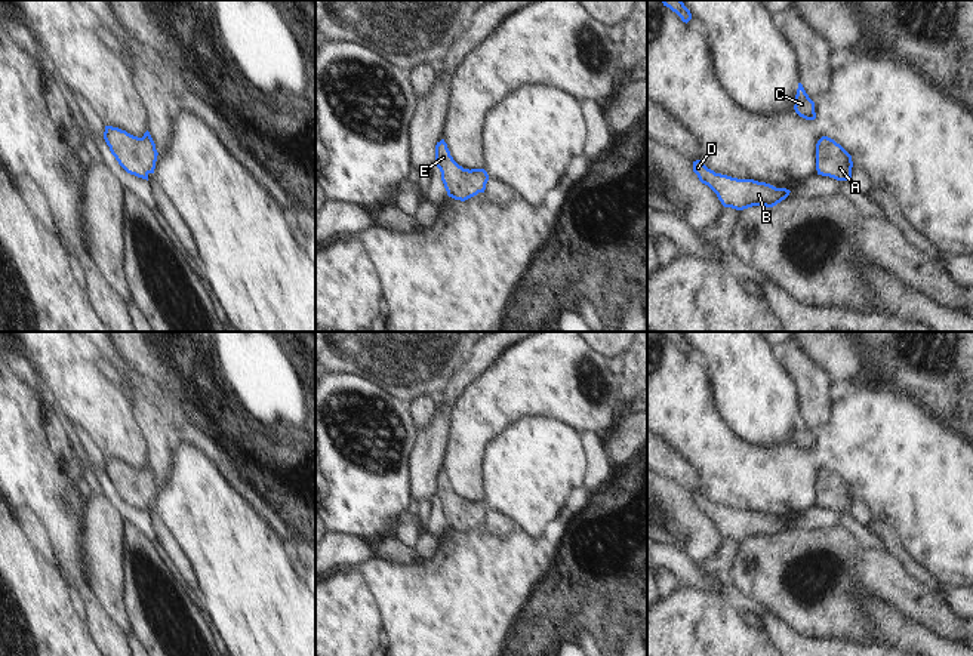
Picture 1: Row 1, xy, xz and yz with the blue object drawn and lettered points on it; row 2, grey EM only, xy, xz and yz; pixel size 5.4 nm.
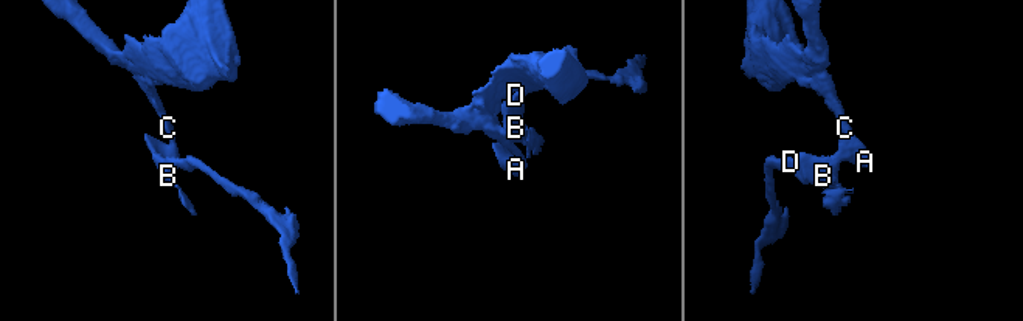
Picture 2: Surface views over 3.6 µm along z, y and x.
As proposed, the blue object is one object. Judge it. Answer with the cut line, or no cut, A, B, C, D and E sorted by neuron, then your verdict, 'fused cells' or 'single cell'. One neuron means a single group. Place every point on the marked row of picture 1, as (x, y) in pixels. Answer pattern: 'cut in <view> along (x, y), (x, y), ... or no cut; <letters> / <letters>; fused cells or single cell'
no cut; A B C D E; single cell

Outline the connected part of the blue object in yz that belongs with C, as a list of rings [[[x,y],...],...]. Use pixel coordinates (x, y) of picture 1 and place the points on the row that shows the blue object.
[[[798,83],[794,110],[800,117],[806,120],[816,118],[815,102],[809,98],[801,83]]]

